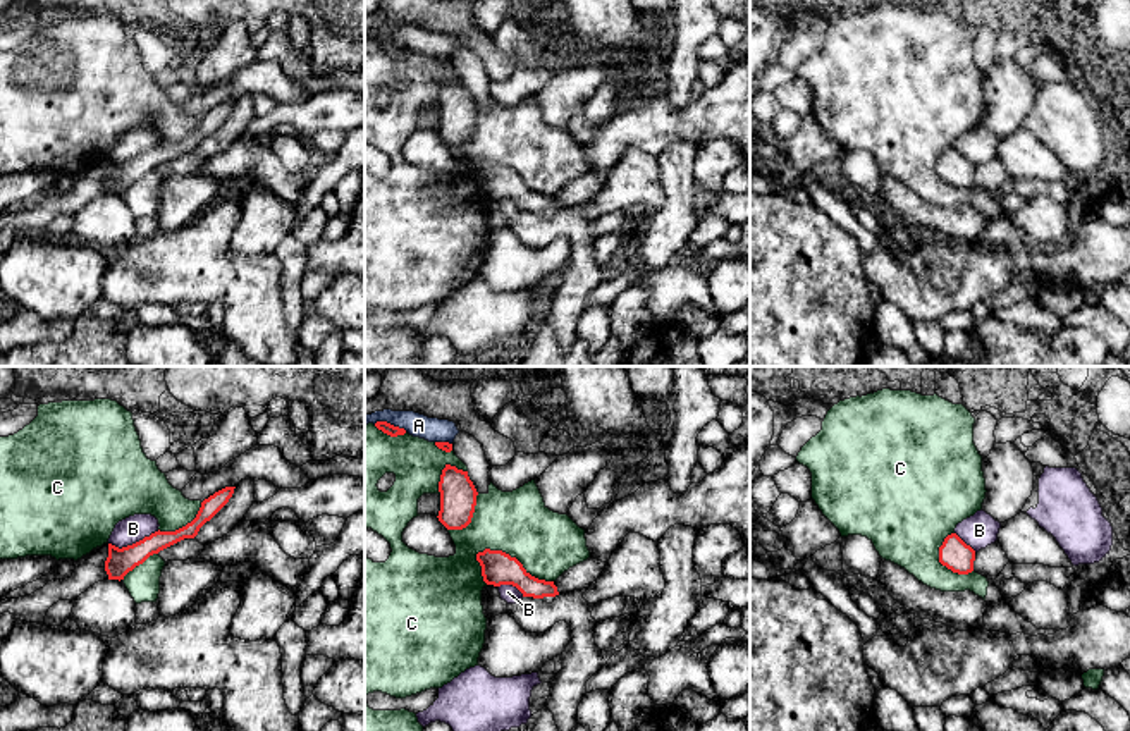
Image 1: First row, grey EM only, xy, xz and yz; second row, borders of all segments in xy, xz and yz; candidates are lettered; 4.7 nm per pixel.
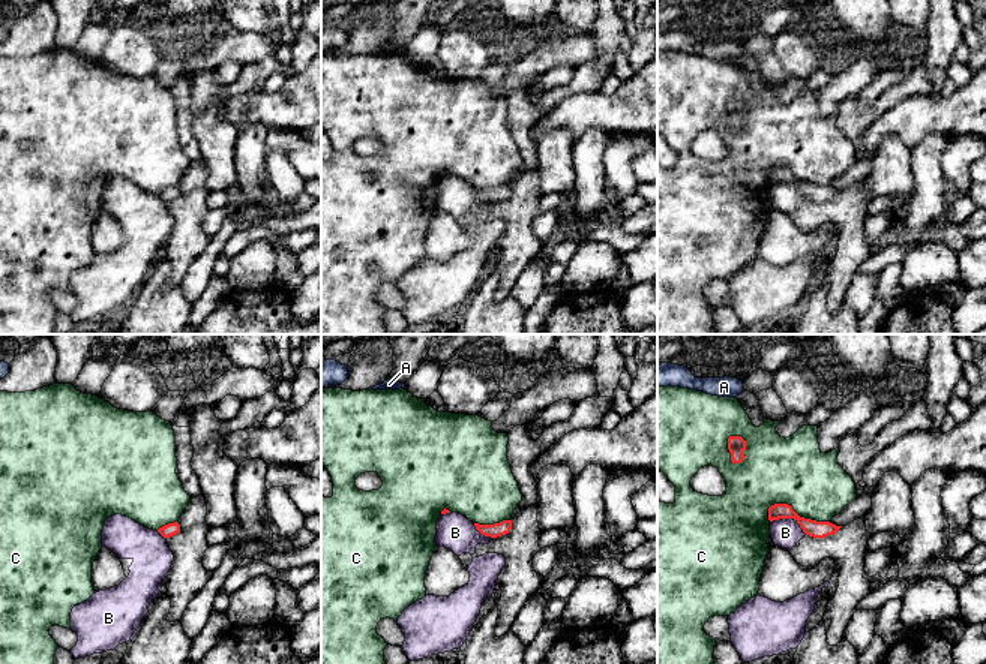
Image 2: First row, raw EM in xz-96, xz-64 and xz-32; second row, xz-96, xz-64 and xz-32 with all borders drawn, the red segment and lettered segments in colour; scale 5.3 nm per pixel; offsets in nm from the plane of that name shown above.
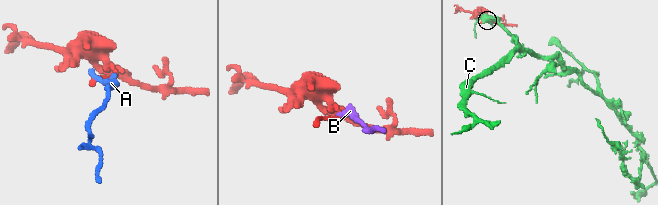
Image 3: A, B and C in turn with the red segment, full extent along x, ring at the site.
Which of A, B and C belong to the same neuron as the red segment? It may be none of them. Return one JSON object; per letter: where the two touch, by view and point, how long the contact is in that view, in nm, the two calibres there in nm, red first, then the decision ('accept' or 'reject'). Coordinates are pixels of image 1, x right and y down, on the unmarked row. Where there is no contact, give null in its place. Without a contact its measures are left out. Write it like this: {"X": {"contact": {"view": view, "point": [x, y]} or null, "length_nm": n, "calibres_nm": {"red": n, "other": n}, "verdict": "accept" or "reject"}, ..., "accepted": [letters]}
{"A": {"contact": {"view": "xz", "point": [389, 38]}, "length_nm": 160, "calibres_nm": {"red": 50, "other": 110}, "verdict": "reject"}, "B": {"contact": {"view": "xy", "point": [133, 159]}, "length_nm": 240, "calibres_nm": {"red": 120, "other": 120}, "verdict": "reject"}, "C": {"contact": {"view": "xz", "point": [515, 172]}, "length_nm": 400, "calibres_nm": {"red": 160, "other": 300}, "verdict": "reject"}, "accepted": []}

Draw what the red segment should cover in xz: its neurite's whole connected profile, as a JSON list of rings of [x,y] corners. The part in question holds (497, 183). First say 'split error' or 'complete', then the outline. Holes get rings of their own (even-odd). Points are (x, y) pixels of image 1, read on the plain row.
complete; [[[485,163],[476,169],[482,181],[482,191],[487,200],[513,200],[523,212],[544,213],[559,210],[554,196],[531,191],[523,179],[502,165]]]

